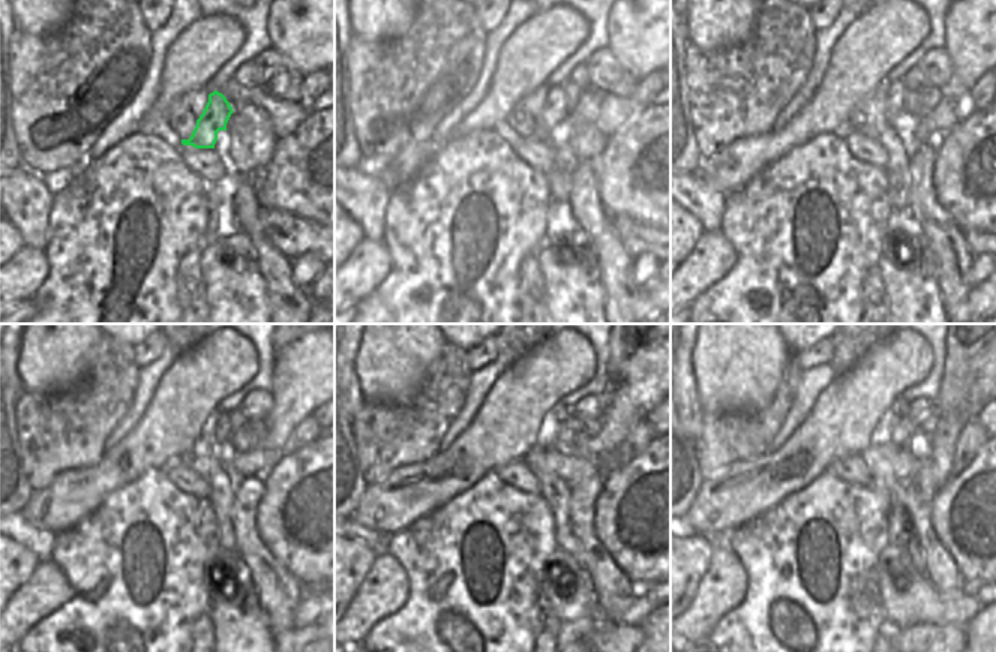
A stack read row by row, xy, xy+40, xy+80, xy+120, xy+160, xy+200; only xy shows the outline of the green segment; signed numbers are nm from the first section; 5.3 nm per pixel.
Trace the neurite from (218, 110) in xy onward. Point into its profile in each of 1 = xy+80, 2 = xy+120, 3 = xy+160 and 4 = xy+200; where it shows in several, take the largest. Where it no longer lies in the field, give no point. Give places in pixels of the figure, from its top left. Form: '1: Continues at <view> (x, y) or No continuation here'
1: Continues at xy+80 (893, 101)
2: Continues at xy+120 (222, 426)
3: Continues at xy+160 (561, 411)
4: Continues at xy+200 (899, 409)

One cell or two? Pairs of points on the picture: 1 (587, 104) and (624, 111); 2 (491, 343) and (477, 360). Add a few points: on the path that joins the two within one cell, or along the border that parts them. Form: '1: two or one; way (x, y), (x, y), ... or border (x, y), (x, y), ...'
1: two; border (606, 93), (596, 120), (606, 137)
2: one; way (489, 348), (482, 355)

